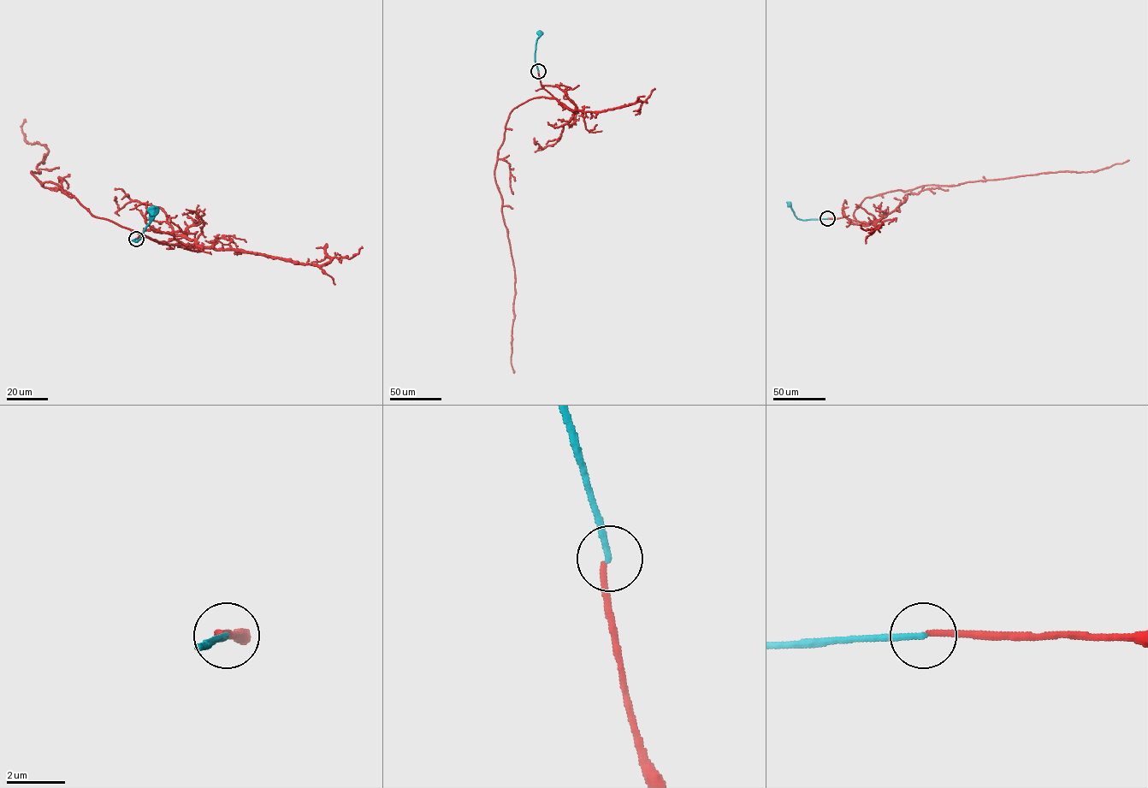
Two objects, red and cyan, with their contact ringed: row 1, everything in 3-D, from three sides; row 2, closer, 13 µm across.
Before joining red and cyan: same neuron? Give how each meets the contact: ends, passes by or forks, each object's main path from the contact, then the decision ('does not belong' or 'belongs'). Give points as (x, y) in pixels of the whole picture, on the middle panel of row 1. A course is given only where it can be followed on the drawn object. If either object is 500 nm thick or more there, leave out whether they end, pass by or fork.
red ends | cyan ends | red via (538, 72), (541, 86), (554, 97), (534, 97), (511, 112), (494, 170), (515, 273), (511, 363), (514, 373) | cyan via (538, 71), (535, 51), (541, 32) | does not belong

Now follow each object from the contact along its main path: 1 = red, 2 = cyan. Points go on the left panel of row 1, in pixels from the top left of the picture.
1: (136, 239), (160, 241), (94, 216), (33, 176), (48, 150), (26, 142), (25, 119)
2: (136, 239), (133, 240), (139, 239), (155, 210)

